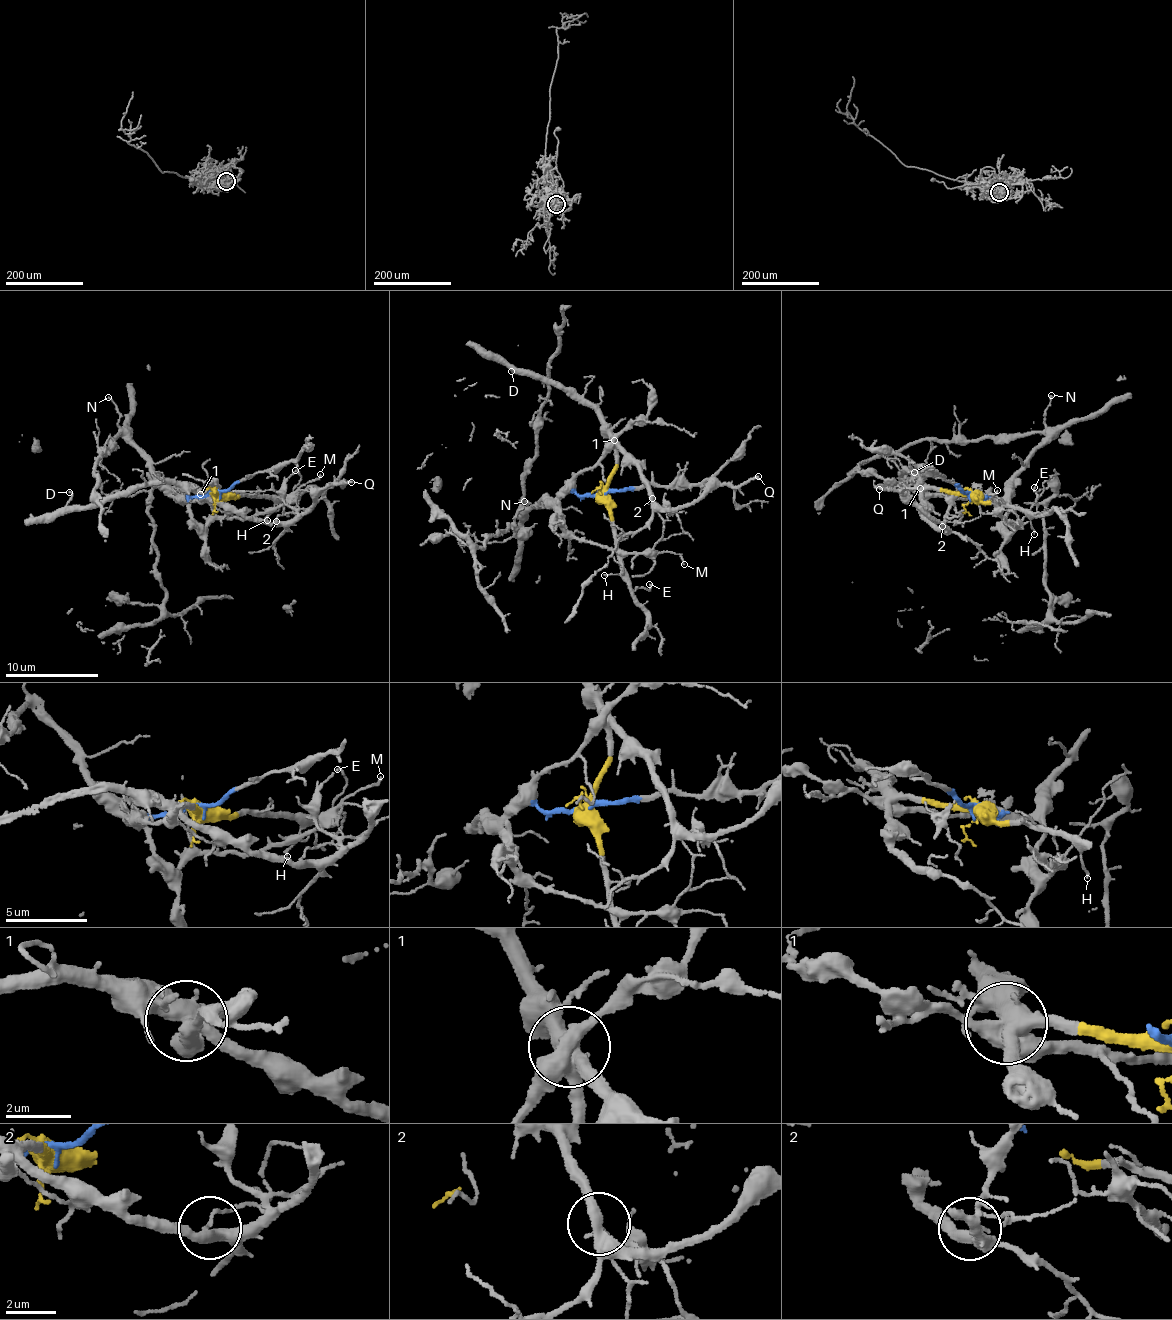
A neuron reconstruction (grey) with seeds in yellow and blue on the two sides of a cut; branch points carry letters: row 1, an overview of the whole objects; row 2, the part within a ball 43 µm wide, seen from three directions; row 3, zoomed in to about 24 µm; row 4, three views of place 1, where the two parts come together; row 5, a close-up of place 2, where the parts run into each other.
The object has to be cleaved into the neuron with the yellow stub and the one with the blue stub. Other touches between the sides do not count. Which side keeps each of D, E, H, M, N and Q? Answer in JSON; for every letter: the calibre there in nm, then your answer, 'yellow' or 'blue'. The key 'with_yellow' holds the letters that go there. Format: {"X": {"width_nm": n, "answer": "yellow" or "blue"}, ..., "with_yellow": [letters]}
{"D": {"width_nm": 130, "answer": "yellow"}, "E": {"width_nm": 110, "answer": "yellow"}, "H": {"width_nm": 140, "answer": "yellow"}, "M": {"width_nm": 140, "answer": "blue"}, "N": {"width_nm": 120, "answer": "blue"}, "Q": {"width_nm": 200, "answer": "yellow"}, "with_yellow": ["D", "E", "H", "Q"]}

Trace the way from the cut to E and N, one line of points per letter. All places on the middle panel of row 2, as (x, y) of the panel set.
E: (602, 492), (612, 517), (619, 569), (632, 586), (647, 589), (650, 583)
N: (602, 492), (587, 495), (561, 491), (550, 500), (541, 497), (525, 510), (522, 502), (529, 503), (524, 501)

